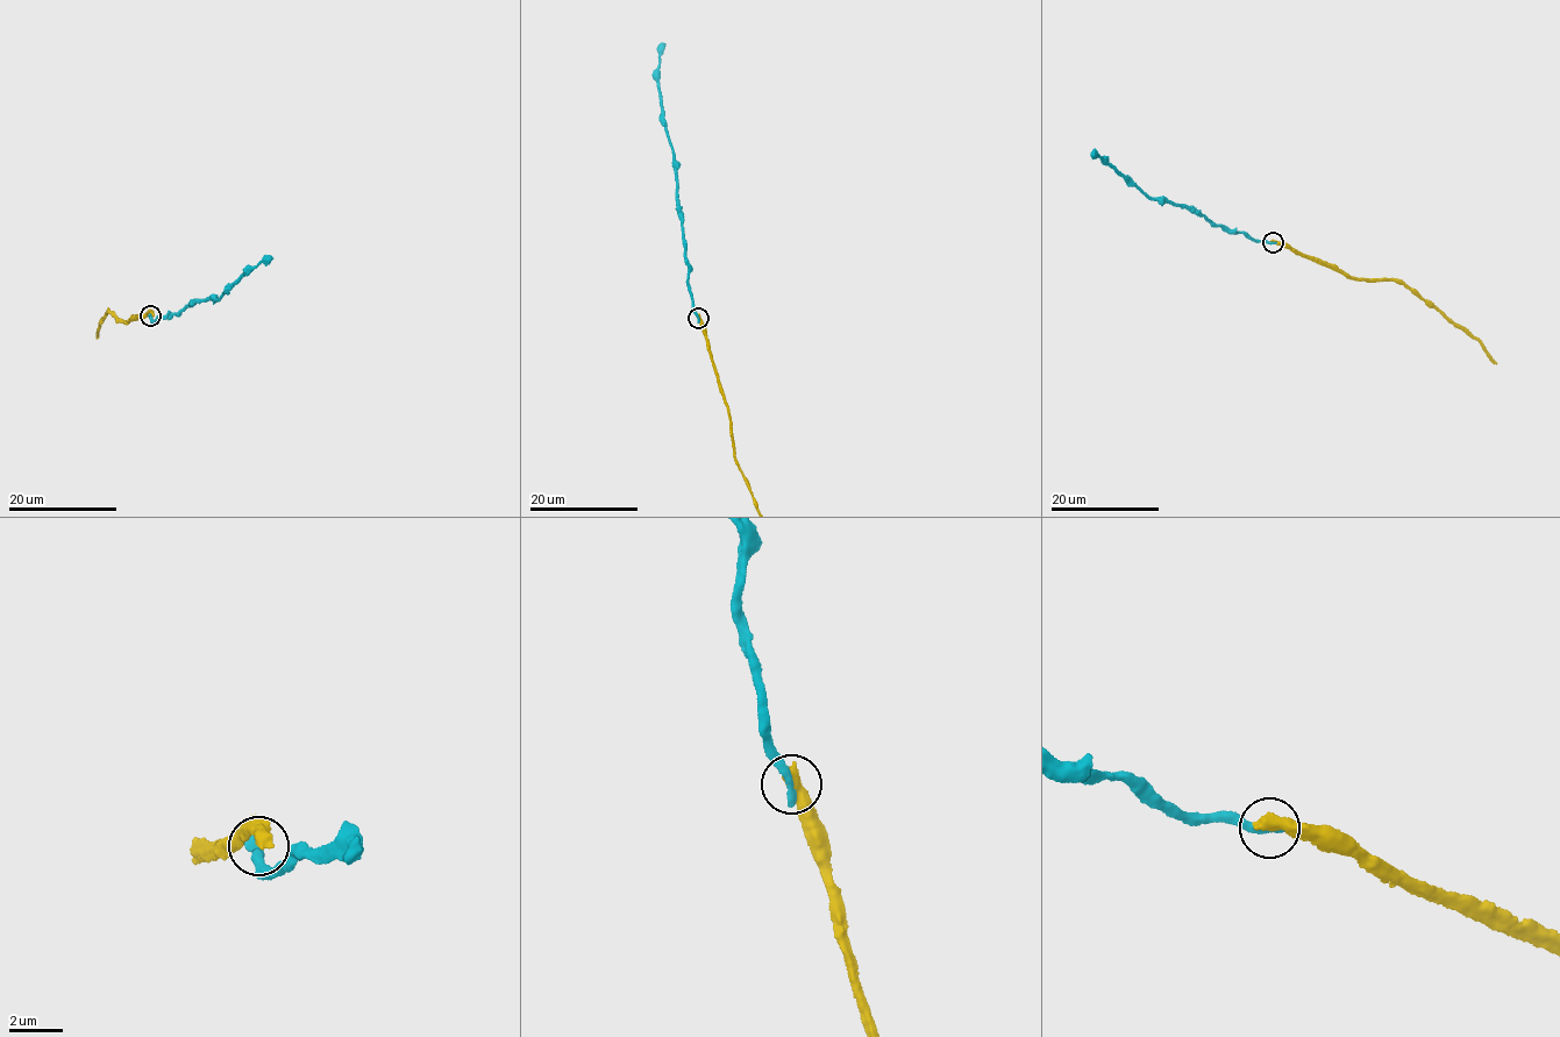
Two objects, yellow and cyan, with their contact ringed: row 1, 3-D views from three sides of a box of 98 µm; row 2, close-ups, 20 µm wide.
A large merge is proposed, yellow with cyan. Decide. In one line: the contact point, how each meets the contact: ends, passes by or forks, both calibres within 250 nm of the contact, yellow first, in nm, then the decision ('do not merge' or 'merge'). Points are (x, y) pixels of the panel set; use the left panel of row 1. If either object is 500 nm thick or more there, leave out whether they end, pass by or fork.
place (150, 315); calibres 600 and 400 nm; do not merge

